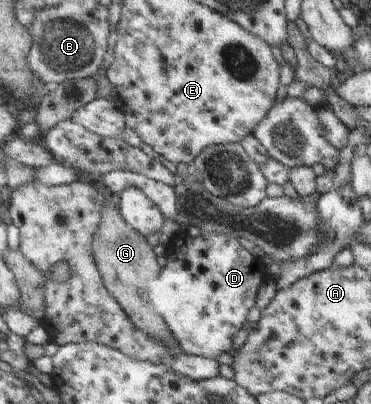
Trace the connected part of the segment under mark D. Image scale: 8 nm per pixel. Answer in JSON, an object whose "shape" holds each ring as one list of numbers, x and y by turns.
{"shape":[[181,228,167,244,168,264,159,277,148,283,149,300,166,321,175,339,187,355,196,355,215,359,217,354,231,348,231,338,237,334,245,322,245,314,253,306,251,298,265,278,265,268,260,258,251,258,249,252,243,252,237,246,237,239,214,233,202,234,193,238,185,228]]}

